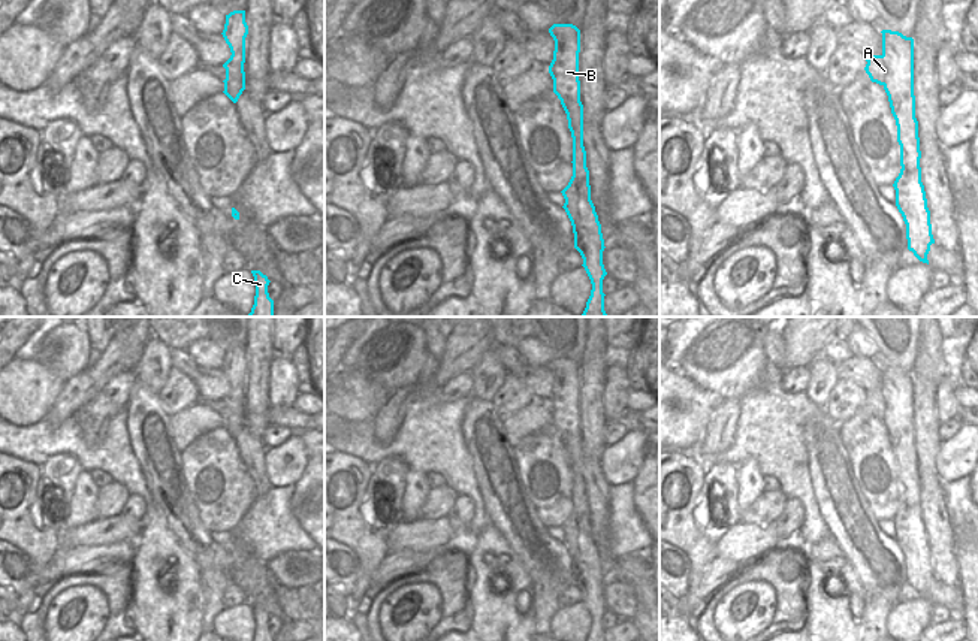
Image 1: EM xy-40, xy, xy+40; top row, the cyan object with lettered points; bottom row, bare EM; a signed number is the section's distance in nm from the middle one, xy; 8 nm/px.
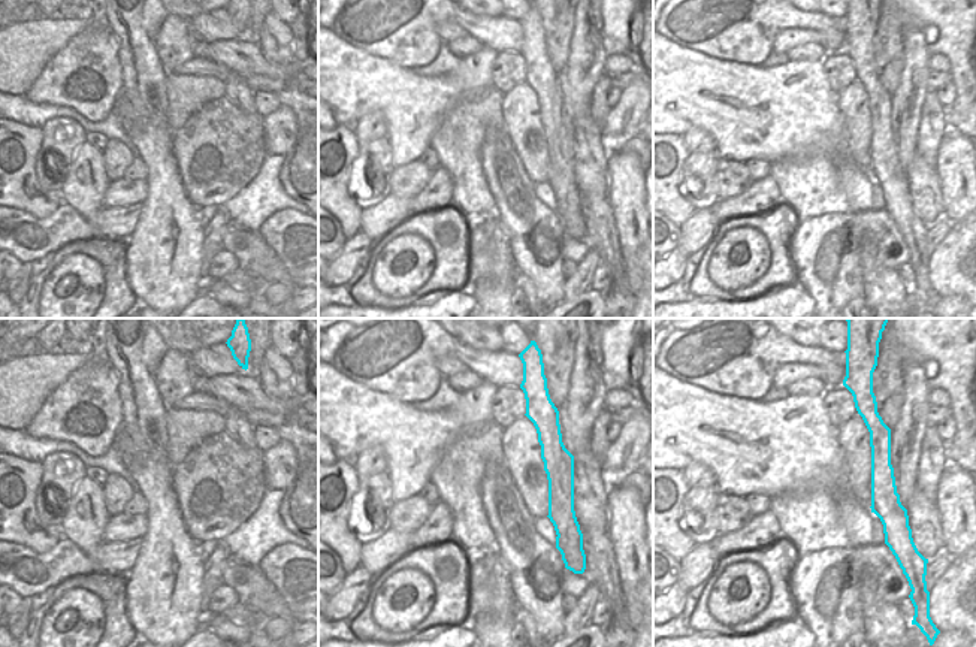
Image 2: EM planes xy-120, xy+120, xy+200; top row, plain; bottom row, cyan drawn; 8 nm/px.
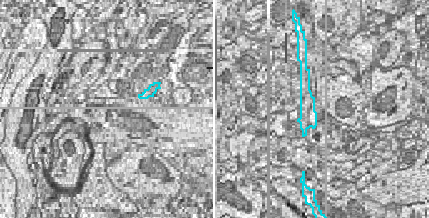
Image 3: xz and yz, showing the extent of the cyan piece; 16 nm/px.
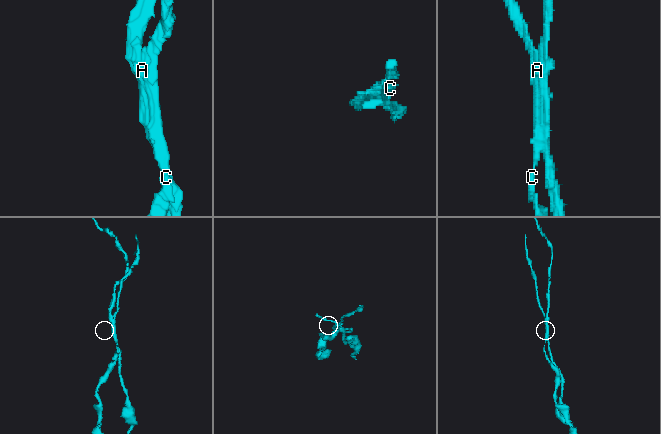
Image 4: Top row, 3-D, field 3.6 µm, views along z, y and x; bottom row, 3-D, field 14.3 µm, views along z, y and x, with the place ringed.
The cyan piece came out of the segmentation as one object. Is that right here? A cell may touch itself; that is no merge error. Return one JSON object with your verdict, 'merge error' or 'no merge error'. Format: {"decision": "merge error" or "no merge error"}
{"decision": "merge error"}

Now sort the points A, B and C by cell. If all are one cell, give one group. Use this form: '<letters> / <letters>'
A / B C

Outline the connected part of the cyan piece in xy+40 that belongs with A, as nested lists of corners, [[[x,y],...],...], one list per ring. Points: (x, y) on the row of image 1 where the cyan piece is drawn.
[[[867,55],[866,57],[866,73],[869,75],[872,82],[876,82],[879,85],[884,85],[882,78],[884,78],[884,72],[885,72],[885,63],[884,58],[881,55]]]

